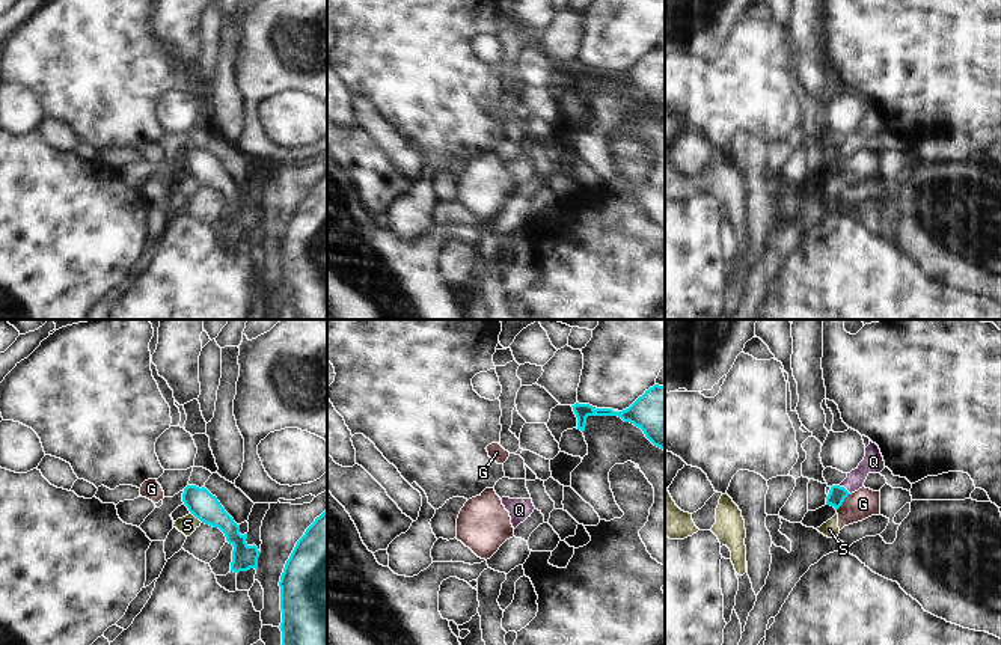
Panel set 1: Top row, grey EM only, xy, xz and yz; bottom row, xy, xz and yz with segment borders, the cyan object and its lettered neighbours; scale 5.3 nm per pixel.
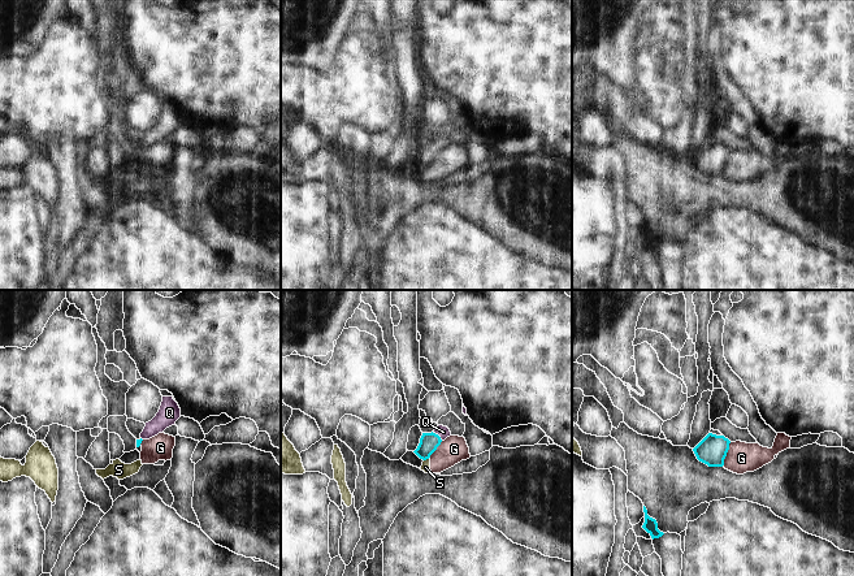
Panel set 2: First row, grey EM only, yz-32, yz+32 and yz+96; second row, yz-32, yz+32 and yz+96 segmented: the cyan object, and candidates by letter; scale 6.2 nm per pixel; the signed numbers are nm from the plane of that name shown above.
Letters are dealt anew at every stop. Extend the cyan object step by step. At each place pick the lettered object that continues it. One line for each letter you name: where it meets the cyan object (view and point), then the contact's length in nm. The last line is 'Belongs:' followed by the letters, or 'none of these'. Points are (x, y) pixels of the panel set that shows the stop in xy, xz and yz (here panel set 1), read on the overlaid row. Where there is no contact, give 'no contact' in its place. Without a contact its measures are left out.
Q: contact yz (843, 487); length 80 nm
Belongs: Q

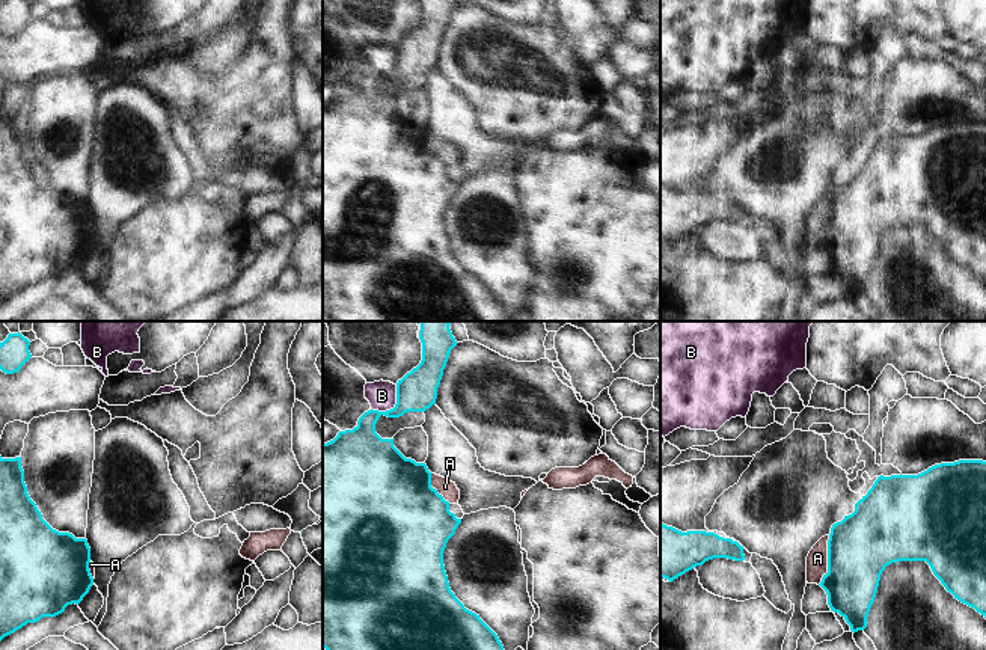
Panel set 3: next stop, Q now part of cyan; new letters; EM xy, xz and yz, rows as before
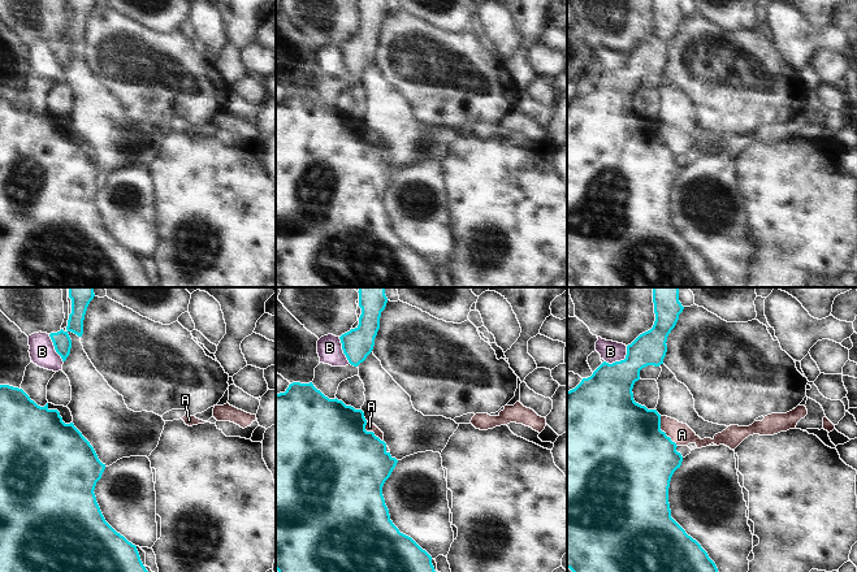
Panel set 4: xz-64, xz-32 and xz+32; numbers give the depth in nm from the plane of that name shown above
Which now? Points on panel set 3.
Belongs: none of these

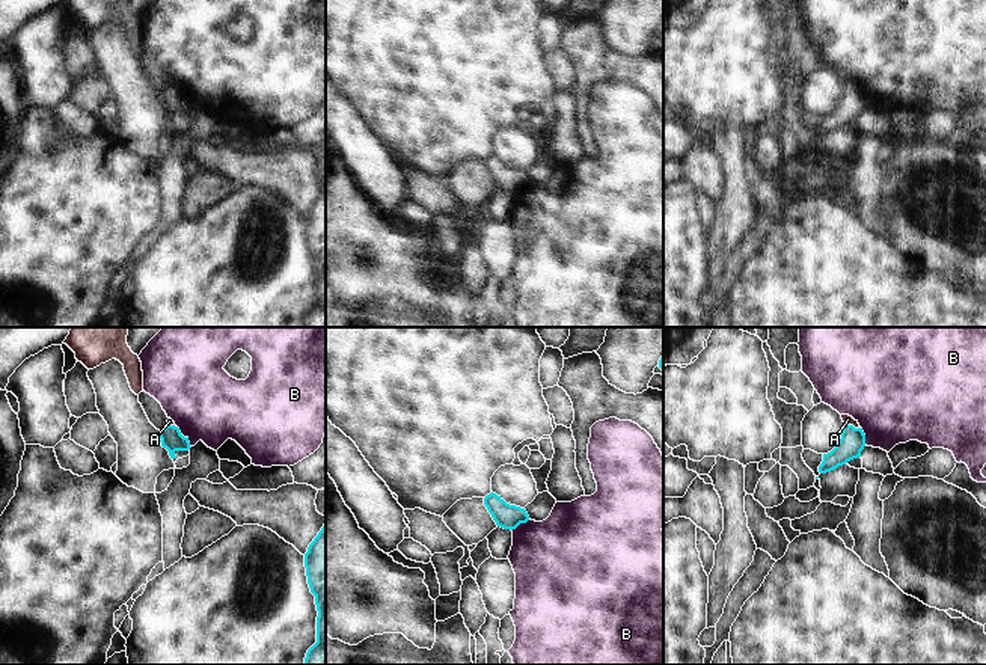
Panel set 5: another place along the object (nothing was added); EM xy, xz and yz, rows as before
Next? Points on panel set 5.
A: contact yz (852, 425); length 90 nm
Belongs: A

